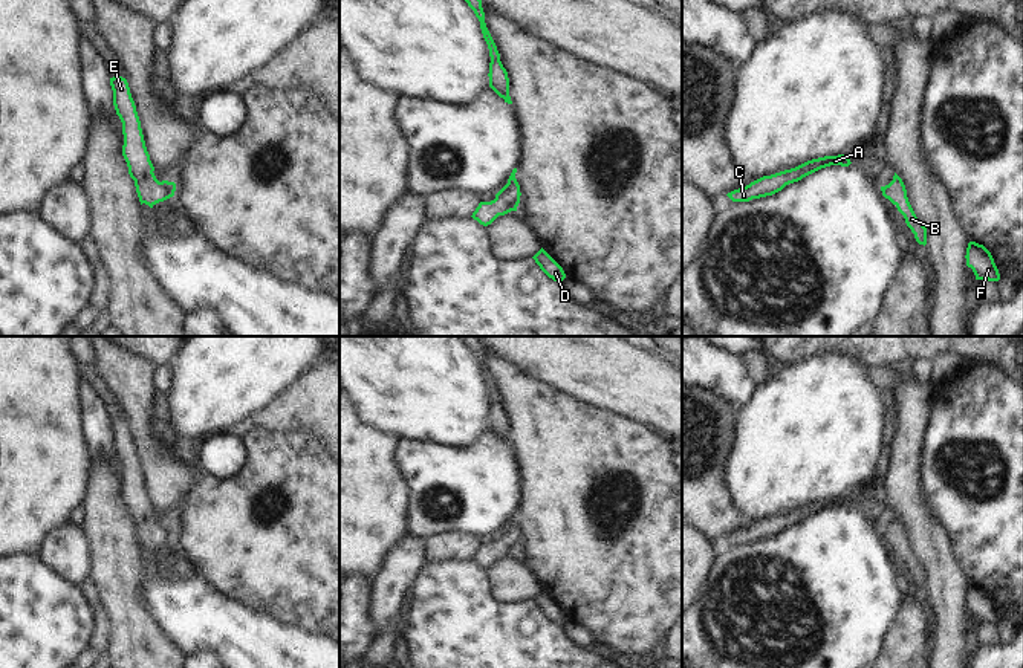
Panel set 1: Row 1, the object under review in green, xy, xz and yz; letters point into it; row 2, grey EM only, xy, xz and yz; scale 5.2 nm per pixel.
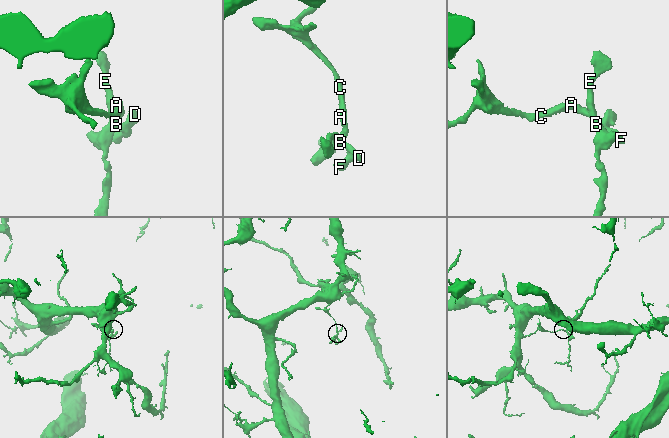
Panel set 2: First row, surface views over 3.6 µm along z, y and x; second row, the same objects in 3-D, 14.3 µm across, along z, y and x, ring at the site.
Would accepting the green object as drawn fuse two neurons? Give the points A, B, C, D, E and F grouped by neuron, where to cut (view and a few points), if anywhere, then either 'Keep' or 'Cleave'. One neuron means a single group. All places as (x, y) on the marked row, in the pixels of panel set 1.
Groups: A B C D E F. No split. Keep

